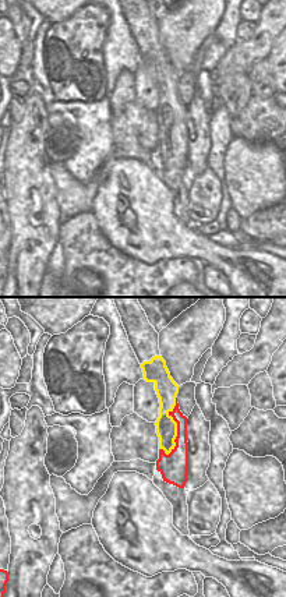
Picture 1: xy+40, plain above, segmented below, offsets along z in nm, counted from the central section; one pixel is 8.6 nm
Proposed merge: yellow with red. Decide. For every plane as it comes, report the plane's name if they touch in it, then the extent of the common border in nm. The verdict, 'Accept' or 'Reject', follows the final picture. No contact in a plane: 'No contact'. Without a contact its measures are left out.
Touches yellow in xy+40. Shared border 500 nm

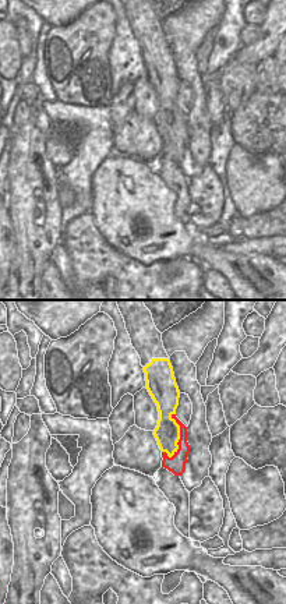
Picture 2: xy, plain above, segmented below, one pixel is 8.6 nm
Touches yellow in xy. Shared border 400 nm

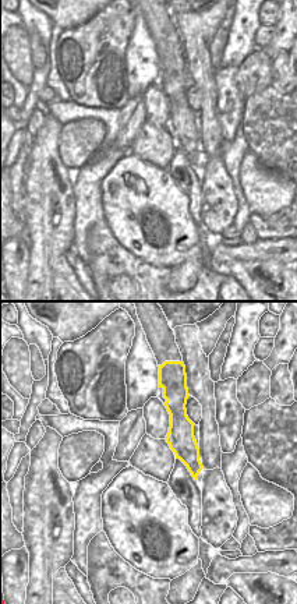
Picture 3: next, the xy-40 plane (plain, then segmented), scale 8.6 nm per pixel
No contact

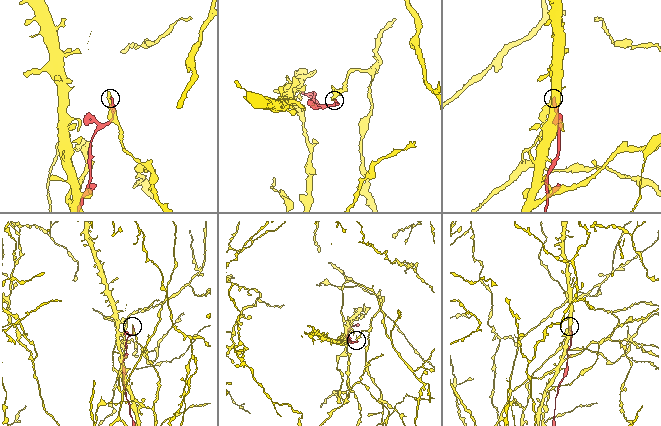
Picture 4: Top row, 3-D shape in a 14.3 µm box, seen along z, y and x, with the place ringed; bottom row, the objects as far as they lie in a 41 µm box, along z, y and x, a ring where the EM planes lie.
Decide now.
Reject

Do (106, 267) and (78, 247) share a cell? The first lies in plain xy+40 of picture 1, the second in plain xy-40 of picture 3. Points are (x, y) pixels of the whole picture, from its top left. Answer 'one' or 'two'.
two

